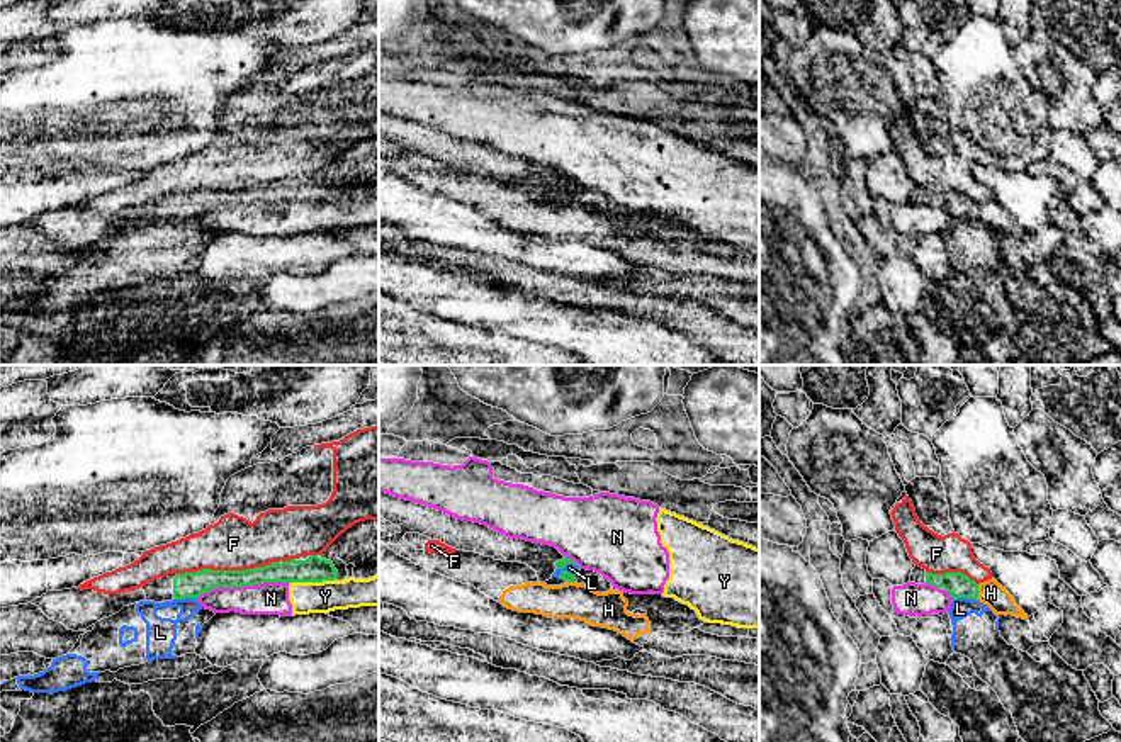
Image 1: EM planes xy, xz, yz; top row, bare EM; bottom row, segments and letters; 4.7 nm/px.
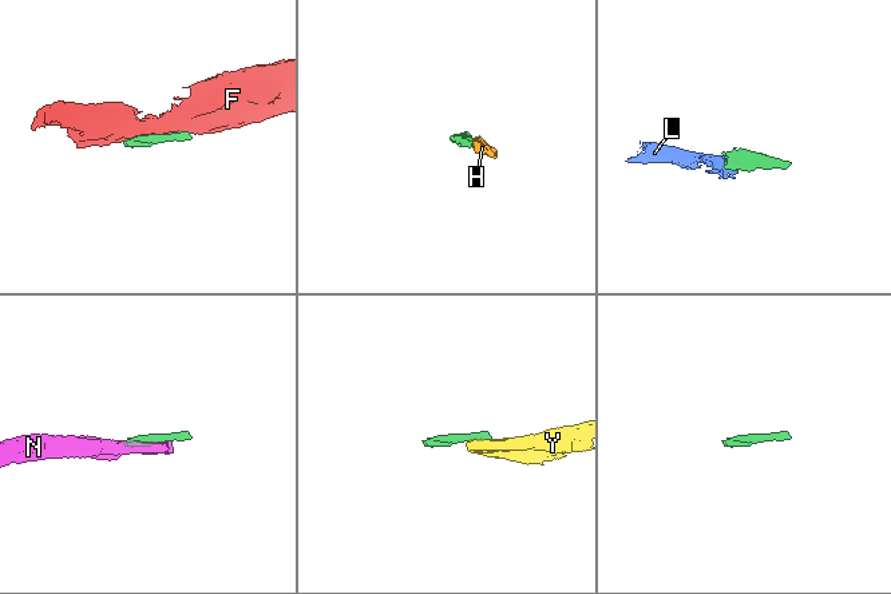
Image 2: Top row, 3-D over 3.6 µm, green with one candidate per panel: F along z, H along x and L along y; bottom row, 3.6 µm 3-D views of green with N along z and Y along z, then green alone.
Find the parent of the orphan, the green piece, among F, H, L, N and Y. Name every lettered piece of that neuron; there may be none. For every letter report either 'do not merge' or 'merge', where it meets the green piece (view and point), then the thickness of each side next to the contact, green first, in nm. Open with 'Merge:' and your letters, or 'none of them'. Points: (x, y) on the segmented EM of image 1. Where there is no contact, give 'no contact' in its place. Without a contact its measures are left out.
Merge: H
F: do not merge; contact xy (228, 571); calibres 130 and 260 nm
H: merge; contact yz (977, 591); calibres 120 and 120 nm
L: do not merge; contact xz (564, 566); calibres 50 and 50 nm
N: do not merge; contact xy (242, 584); calibres 130 and 160 nm
Y: do not merge; contact xy (311, 581); calibres 120 and 150 nm

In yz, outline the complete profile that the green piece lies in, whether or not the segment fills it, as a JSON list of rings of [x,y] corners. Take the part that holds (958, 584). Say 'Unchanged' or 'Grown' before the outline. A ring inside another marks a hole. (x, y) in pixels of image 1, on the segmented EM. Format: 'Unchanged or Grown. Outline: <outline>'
Grown. Outline: [[[961,572],[926,574],[926,582],[944,587],[953,599],[968,598],[987,604],[997,616],[1012,615],[1028,620],[1028,615],[1016,604],[1012,596],[995,579],[977,584]]]

